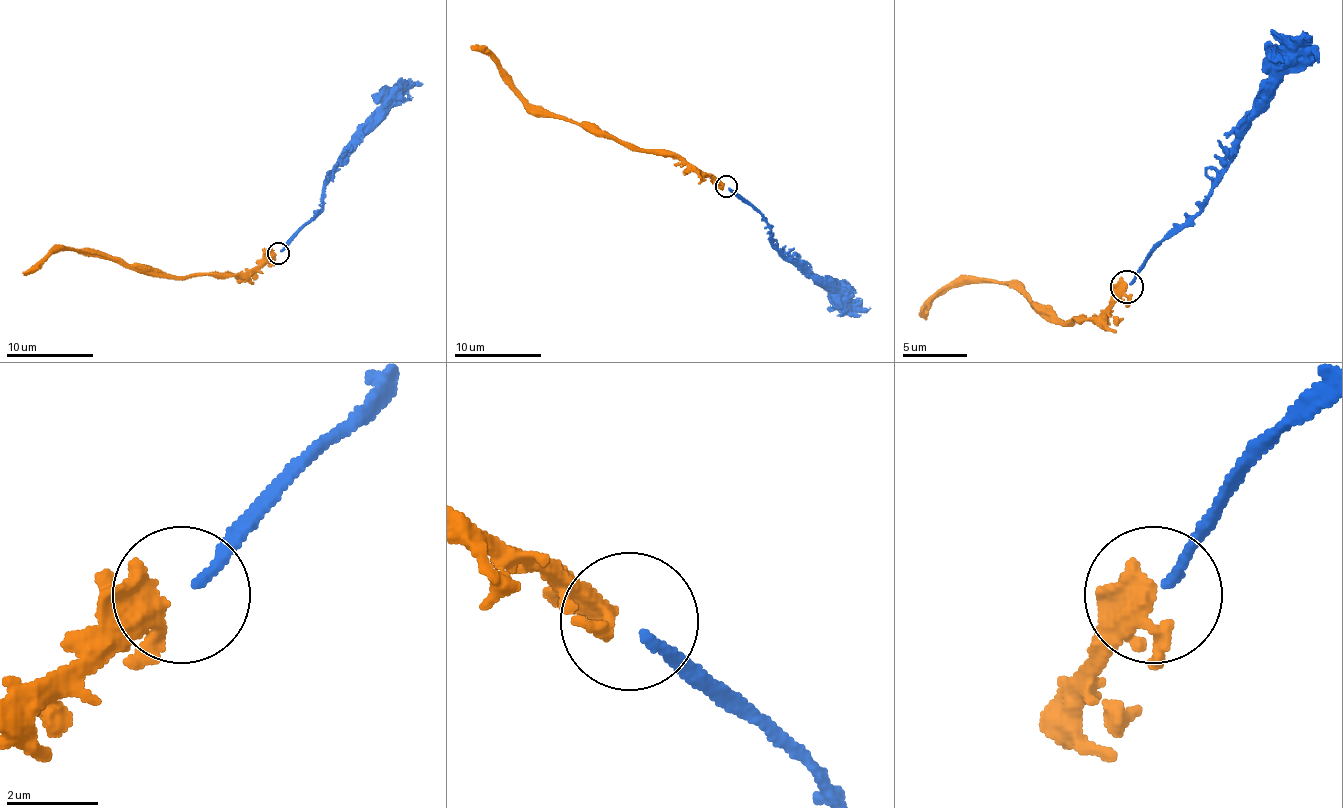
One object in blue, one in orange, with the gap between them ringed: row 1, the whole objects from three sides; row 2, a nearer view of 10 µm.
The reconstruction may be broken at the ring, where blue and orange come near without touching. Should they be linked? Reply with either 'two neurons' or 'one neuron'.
one neuron

